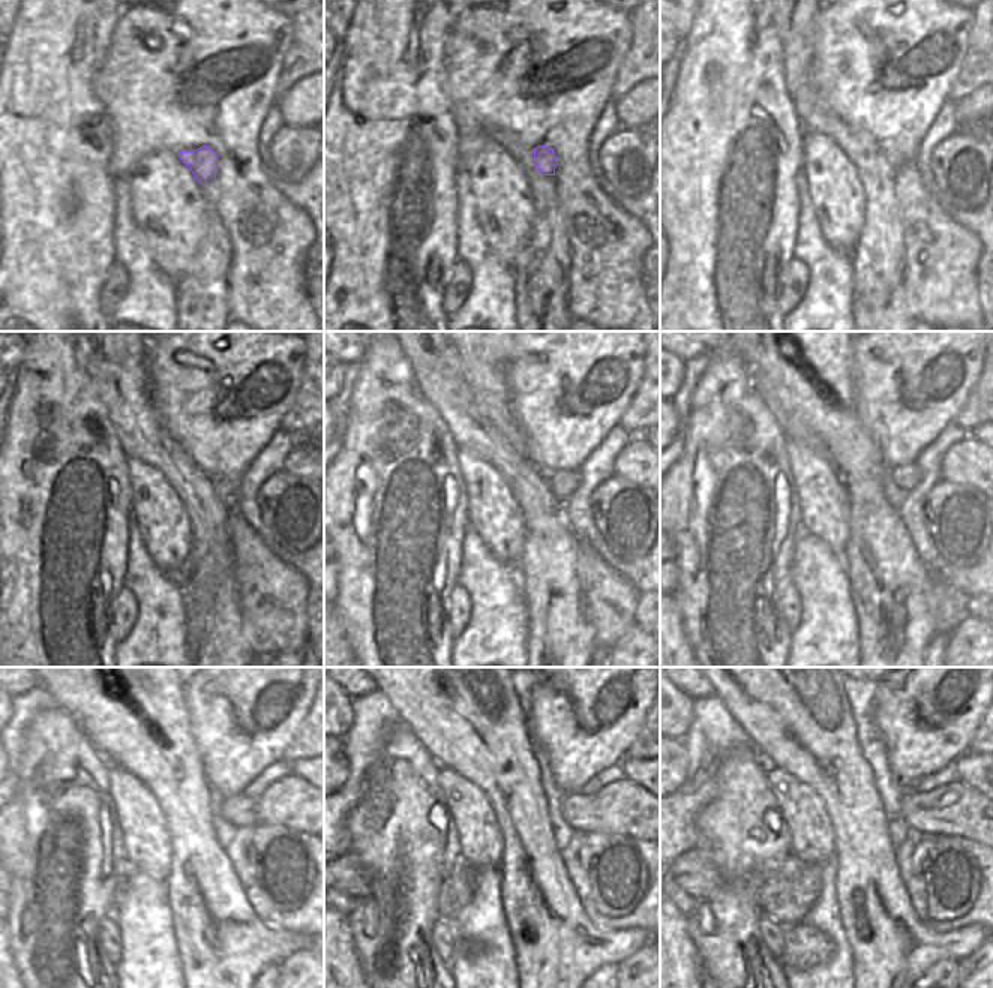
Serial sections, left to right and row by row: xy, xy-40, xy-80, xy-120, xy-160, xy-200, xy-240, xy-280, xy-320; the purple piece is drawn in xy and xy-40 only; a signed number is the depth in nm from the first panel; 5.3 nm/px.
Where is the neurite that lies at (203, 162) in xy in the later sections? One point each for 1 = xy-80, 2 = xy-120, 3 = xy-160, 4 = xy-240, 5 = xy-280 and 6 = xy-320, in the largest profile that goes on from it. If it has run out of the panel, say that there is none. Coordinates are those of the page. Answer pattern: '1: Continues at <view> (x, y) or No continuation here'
1: Continues at xy-80 (888, 152)
2: Continues at xy-120 (227, 489)
3: Continues at xy-160 (563, 483)
4: Continues at xy-240 (291, 802)
5: Continues at xy-280 (623, 807)
6: Continues at xy-320 (953, 808).

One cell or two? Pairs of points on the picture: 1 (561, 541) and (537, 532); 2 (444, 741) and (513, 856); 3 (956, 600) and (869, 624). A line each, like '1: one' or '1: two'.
1: one
2: one
3: two

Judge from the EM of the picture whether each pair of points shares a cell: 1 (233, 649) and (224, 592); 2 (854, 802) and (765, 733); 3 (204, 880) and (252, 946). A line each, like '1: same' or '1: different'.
1: same
2: same
3: same

